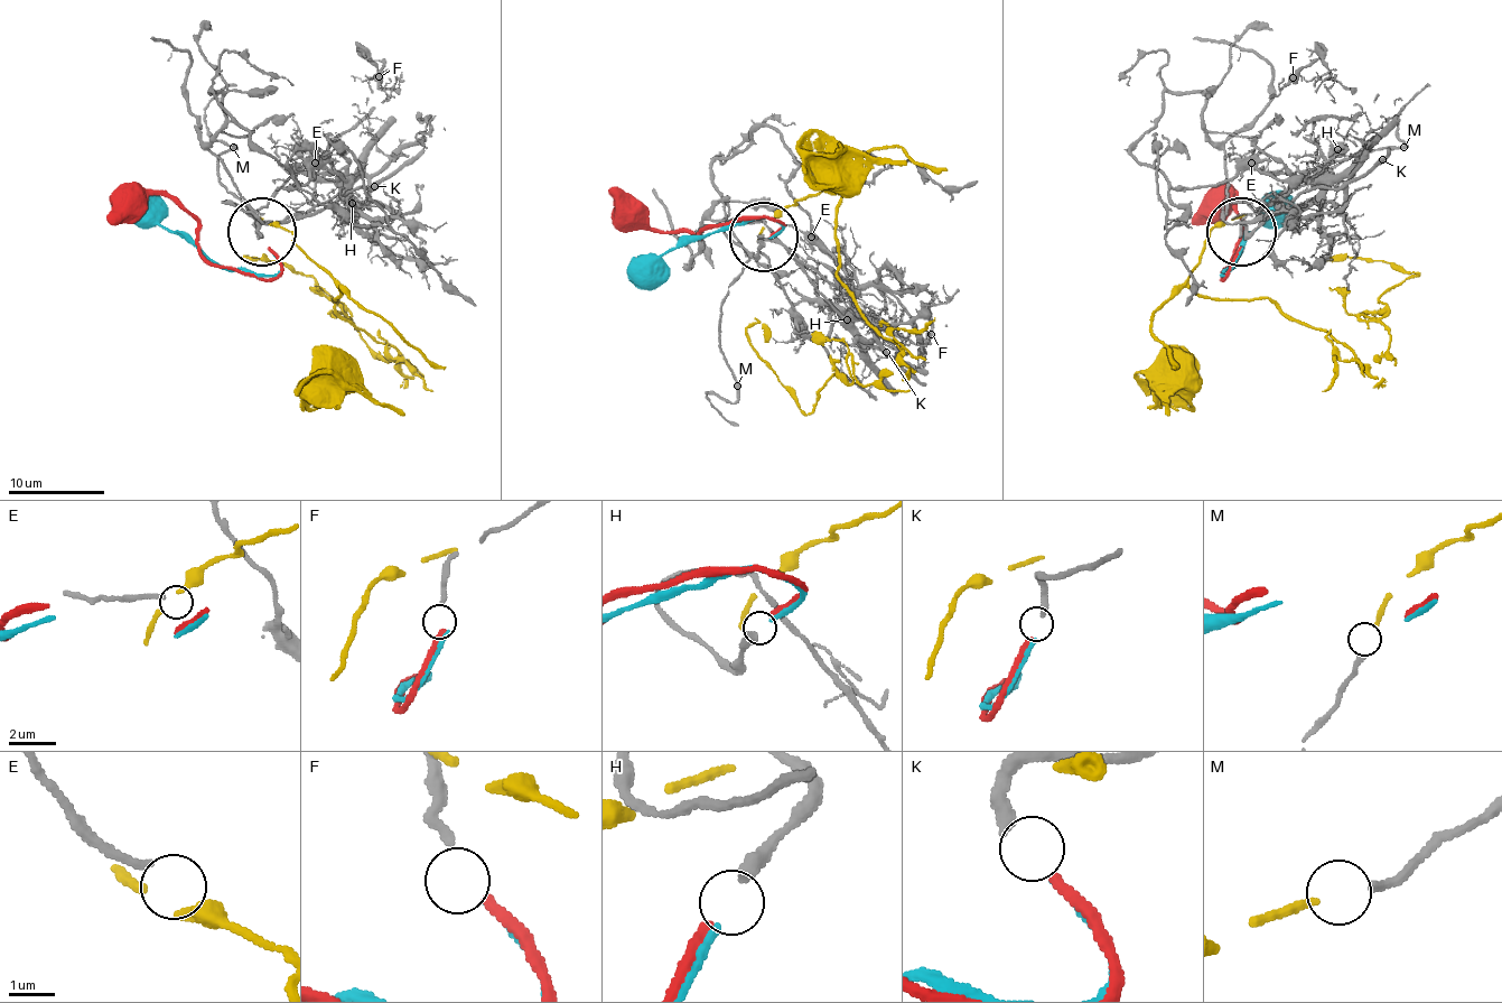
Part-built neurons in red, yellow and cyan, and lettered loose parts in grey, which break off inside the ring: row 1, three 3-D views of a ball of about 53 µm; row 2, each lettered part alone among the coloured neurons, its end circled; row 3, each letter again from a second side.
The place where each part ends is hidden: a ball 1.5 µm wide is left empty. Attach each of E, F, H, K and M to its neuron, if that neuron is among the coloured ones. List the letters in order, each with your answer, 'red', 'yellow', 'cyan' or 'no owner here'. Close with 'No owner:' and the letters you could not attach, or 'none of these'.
E: no owner here
F: no owner here
H: cyan
K: red
M: yellow
No owner: E, F

